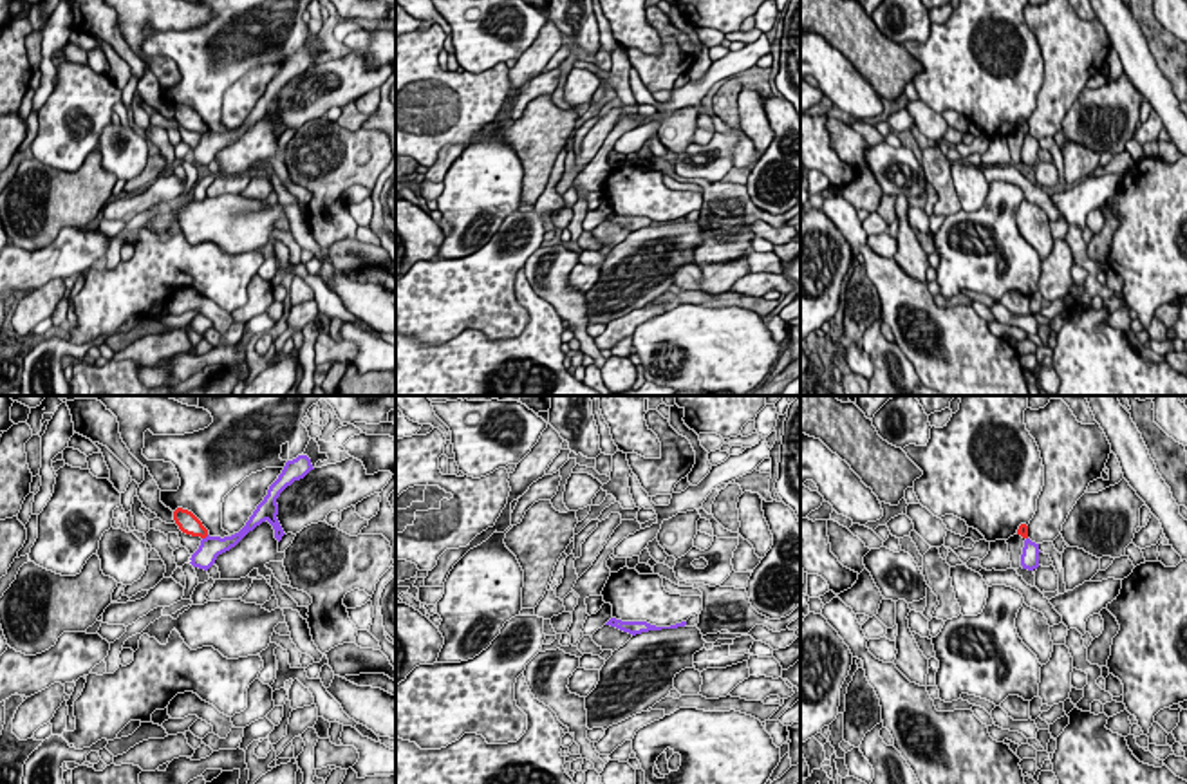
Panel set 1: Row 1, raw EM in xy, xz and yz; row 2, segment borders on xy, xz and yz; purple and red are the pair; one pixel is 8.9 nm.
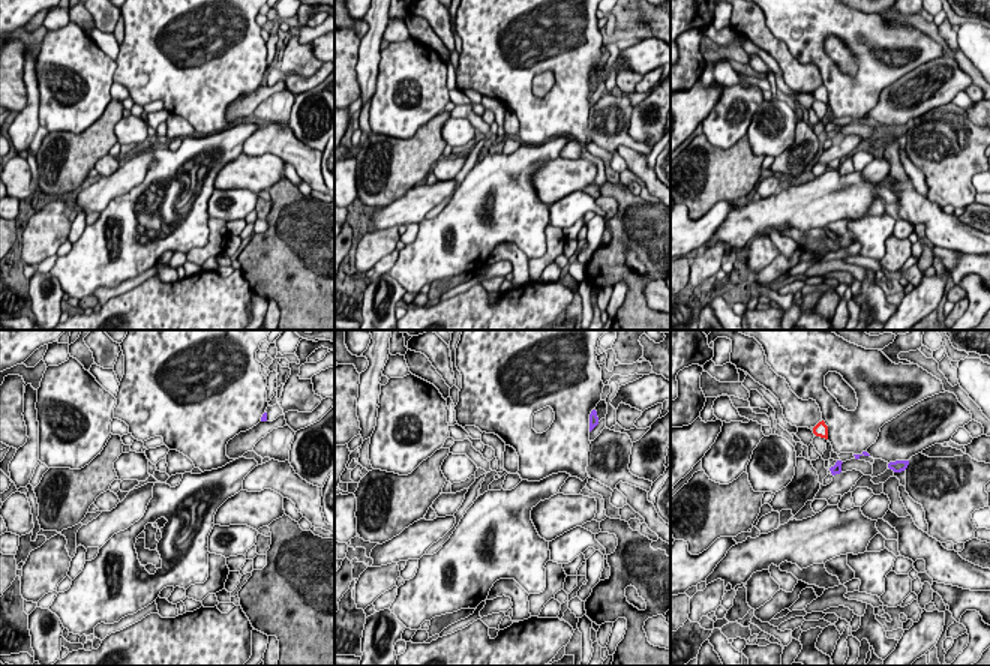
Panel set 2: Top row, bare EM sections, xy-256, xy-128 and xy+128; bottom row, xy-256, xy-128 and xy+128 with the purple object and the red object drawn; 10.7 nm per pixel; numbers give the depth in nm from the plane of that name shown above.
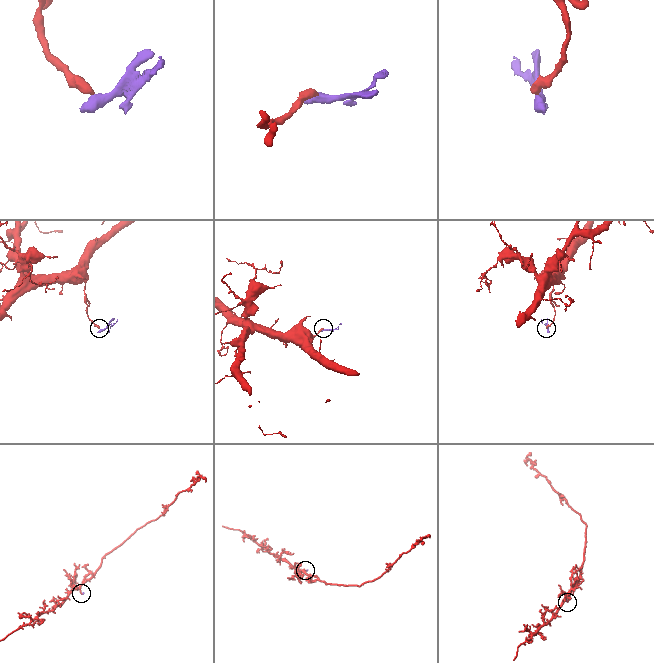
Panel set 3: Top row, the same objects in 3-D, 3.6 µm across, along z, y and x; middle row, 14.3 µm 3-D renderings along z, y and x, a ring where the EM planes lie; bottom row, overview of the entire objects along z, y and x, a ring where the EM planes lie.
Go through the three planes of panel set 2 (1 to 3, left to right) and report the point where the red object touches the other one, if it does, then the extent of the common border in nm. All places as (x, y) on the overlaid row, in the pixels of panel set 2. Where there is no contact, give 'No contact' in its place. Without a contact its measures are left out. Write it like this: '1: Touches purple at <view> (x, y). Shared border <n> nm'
1: No contact
2: No contact
3: No contact

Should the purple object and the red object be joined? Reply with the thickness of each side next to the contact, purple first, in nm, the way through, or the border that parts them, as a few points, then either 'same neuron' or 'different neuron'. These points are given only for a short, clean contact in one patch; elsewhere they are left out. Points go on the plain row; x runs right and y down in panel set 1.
calibres 200 and 180 nm; border xy (208, 130), (203, 134); different neuron

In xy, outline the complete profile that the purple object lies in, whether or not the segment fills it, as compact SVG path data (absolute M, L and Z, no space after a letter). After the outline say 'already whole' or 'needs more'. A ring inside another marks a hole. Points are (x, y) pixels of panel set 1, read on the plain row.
M298 51L293 56L287 56L278 74L269 81L267 90L264 96L257 101L246 121L231 130L231 132L206 132L201 135L199 145L192 150L192 161L208 166L219 150L229 146L235 143L249 126L253 126L262 117L269 117L275 125L275 134L280 137L285 130L276 110L278 110L278 99L276 94L280 89L291 81L294 76L304 74L313 63L311 54L307 51Z; already whole

